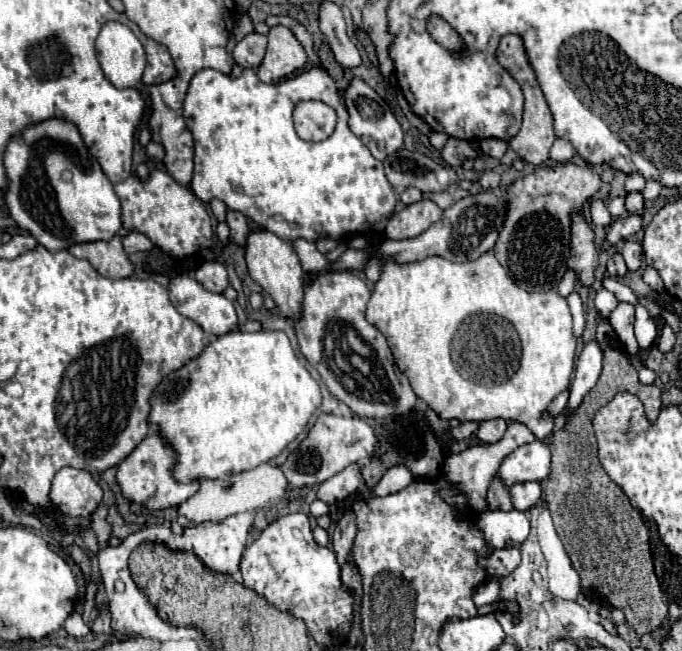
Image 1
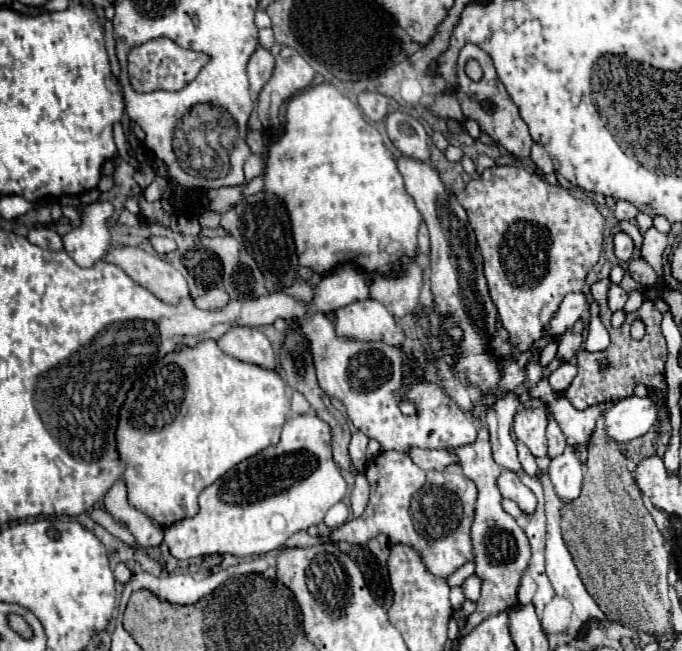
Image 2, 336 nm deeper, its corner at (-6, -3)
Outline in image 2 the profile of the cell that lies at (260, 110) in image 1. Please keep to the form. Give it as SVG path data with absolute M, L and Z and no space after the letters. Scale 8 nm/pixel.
M321 83L321 85L313 85L313 87L307 87L301 93L297 93L287 103L285 119L287 119L287 123L283 127L283 135L269 135L267 129L261 129L261 131L249 129L247 145L249 145L251 153L265 157L265 169L261 173L261 177L265 181L263 191L277 195L289 211L291 231L293 231L293 241L295 241L295 253L299 257L299 265L309 265L315 273L323 275L323 273L329 273L335 265L339 265L343 261L355 261L357 265L361 263L363 269L367 269L367 273L387 273L387 269L391 269L391 261L395 261L395 257L399 253L411 253L411 257L415 257L415 253L417 253L417 229L419 229L419 223L423 221L423 217L421 217L421 213L417 211L415 203L411 201L411 197L407 195L407 191L403 187L403 177L401 177L401 173L399 173L399 169L397 169L397 165L391 157L391 147L385 145L381 133L363 119L361 109L349 97L345 97L335 85Z

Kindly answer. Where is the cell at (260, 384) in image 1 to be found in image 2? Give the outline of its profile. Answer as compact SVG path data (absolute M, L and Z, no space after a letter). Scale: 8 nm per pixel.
M205 339L191 349L181 349L159 359L135 381L131 393L127 393L119 419L117 441L119 455L127 461L123 479L127 481L131 505L163 527L183 517L193 517L199 509L197 497L205 487L241 461L279 441L285 413L289 411L285 387L285 379L277 369L239 361L223 353L213 339Z

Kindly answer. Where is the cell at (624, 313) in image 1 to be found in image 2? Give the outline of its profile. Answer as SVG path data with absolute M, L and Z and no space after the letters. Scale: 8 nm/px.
M611 285L611 289L609 289L609 309L621 311L625 307L625 301L627 301L627 293L619 285Z

